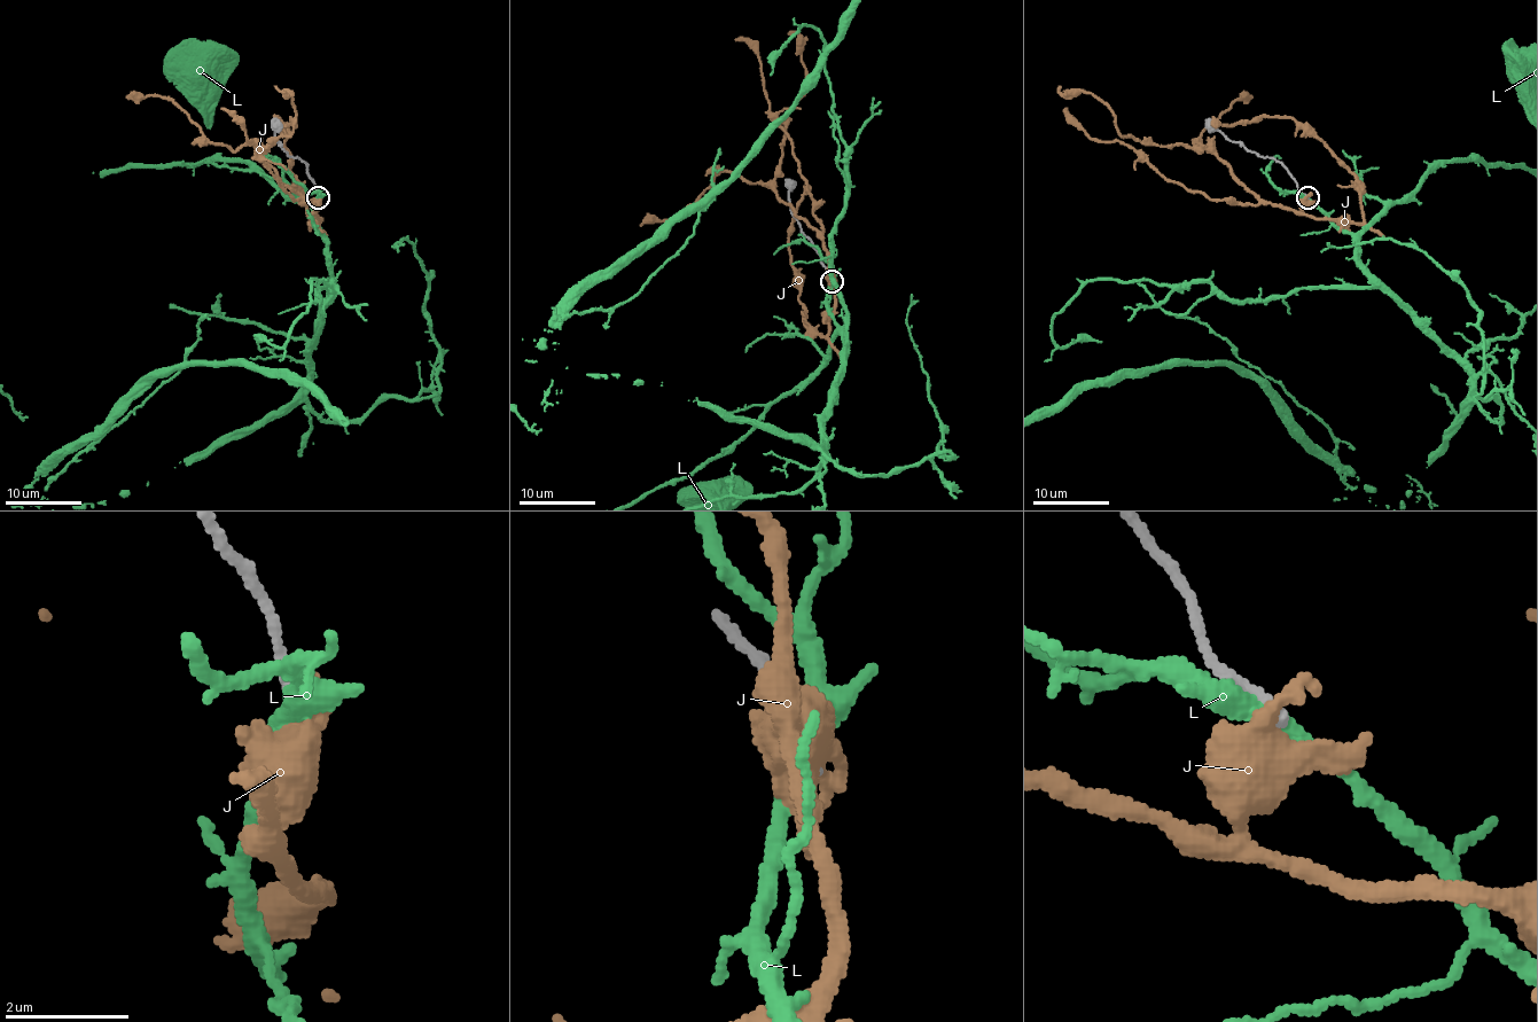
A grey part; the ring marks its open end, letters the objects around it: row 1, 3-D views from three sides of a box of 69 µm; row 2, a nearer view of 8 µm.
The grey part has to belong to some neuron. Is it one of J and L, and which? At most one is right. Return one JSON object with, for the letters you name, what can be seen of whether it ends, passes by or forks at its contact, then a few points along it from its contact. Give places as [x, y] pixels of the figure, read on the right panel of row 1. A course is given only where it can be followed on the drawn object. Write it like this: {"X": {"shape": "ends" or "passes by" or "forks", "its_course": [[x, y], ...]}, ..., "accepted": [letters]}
{"accepted": []}

